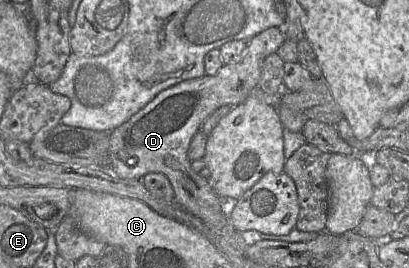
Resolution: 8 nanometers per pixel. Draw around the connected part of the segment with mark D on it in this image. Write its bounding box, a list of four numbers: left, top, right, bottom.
[99,27,286,234]

